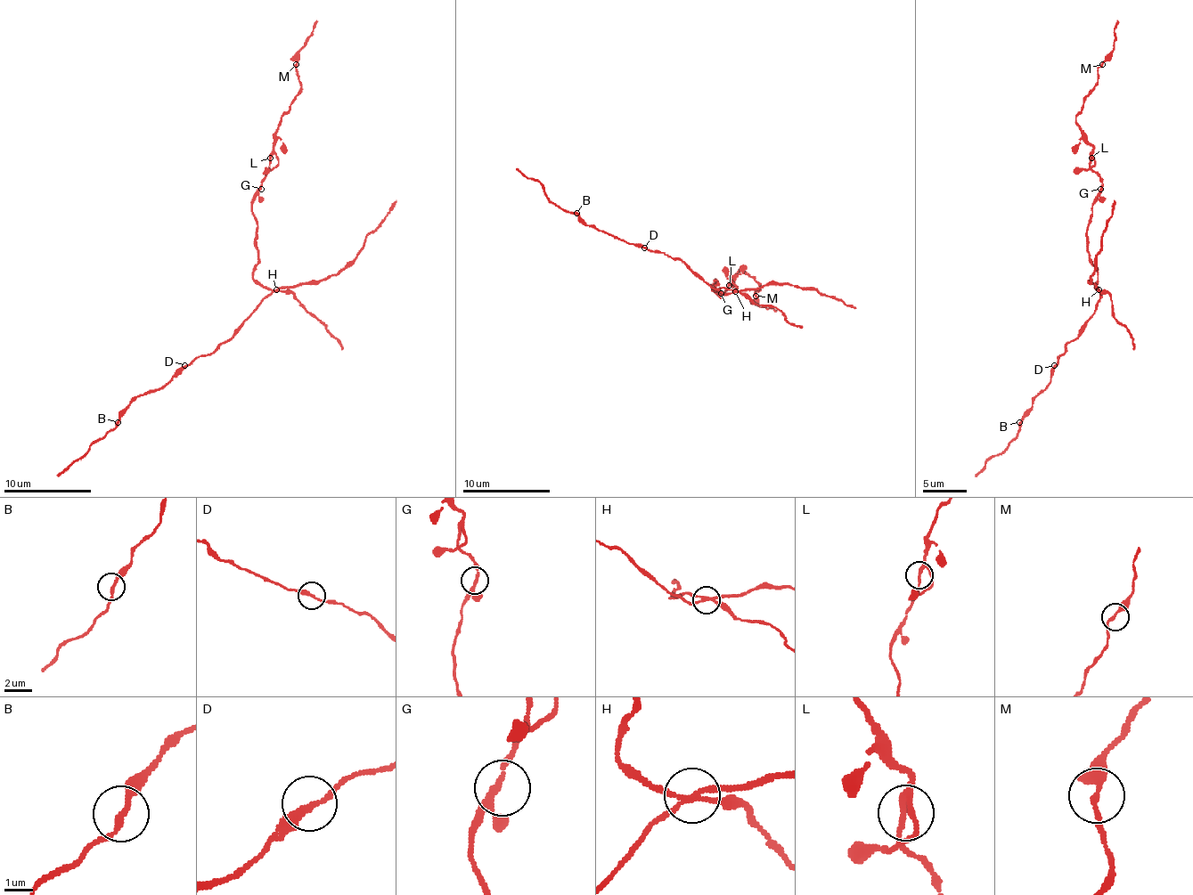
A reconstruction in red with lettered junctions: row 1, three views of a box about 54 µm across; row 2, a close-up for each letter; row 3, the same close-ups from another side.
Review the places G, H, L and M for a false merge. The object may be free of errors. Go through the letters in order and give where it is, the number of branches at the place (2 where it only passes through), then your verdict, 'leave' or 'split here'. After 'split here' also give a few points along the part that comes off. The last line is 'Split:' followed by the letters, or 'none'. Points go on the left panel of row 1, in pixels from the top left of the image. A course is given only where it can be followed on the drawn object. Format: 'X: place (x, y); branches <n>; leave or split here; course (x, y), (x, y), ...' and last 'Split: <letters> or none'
G: place (261, 189); branches 3; leave
H: place (276, 289); branches 4; split here; course (276, 288), (208, 354), (196, 356), (163, 385), (139, 395), (118, 424), (89, 446), (76, 461), (56, 475)
L: place (270, 158); branches 3; leave
M: place (296, 64); branches 2; leave
Split: H

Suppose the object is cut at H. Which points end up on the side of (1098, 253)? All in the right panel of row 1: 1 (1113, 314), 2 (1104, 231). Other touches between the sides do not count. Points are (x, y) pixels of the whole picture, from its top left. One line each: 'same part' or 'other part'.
1: other part
2: same part

